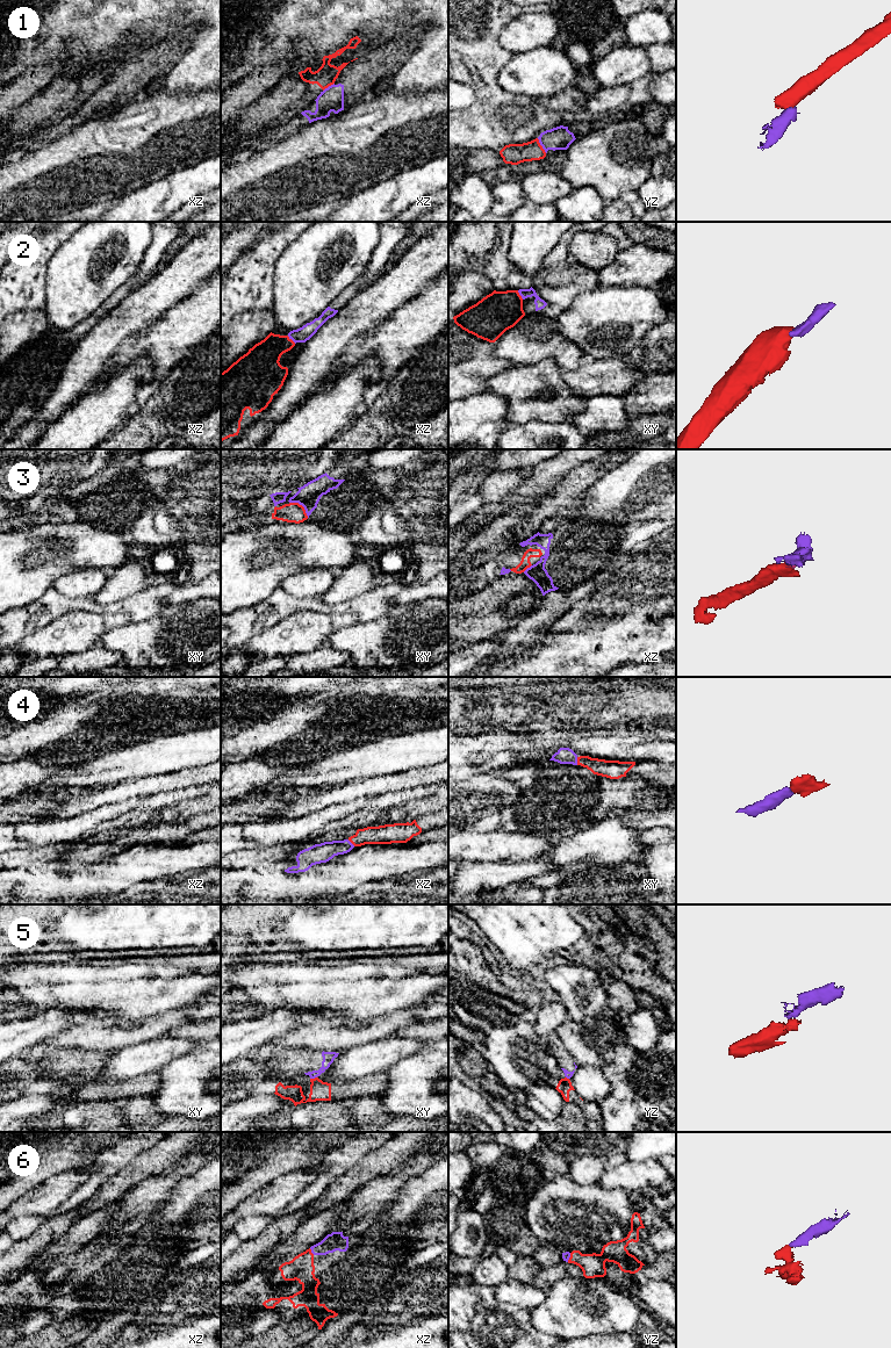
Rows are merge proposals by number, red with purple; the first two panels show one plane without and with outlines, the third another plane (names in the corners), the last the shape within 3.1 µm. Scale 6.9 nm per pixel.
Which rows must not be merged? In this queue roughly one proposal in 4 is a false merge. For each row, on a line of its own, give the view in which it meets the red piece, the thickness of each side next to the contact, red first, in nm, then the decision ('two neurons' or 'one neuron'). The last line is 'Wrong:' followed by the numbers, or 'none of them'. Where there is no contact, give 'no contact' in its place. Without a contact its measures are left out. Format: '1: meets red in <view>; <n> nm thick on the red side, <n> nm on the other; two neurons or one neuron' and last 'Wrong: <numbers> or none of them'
1: meets red in yz; 140 nm thick on the red side, 160 nm on the other; two neurons
2: meets red in xz; 220 nm thick on the red side, 100 nm on the other; one neuron
3: meets red in xy; 140 nm thick on the red side, 160 nm on the other; one neuron
4: meets red in xy; 130 nm thick on the red side, 110 nm on the other; one neuron
5: meets red in xy; 140 nm thick on the red side, 80 nm on the other; two neurons
6: meets red in xz; 180 nm thick on the red side, 130 nm on the other; one neuron
Wrong: 1, 5

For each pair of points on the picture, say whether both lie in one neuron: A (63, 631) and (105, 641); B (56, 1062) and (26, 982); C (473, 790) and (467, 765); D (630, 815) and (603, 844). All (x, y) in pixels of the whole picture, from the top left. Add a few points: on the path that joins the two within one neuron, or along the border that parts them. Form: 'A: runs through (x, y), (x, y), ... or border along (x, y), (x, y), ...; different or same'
A: border along (122, 625), (107, 631), (96, 643); different
B: border along (80, 1051), (55, 1049), (51, 1052); different
C: border along (498, 776), (474, 775), (460, 780); different
D: border along (615, 815), (626, 826), (640, 831); different

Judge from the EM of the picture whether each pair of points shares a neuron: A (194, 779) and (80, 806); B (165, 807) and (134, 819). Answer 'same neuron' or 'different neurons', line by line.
A: same neuron
B: same neuron

